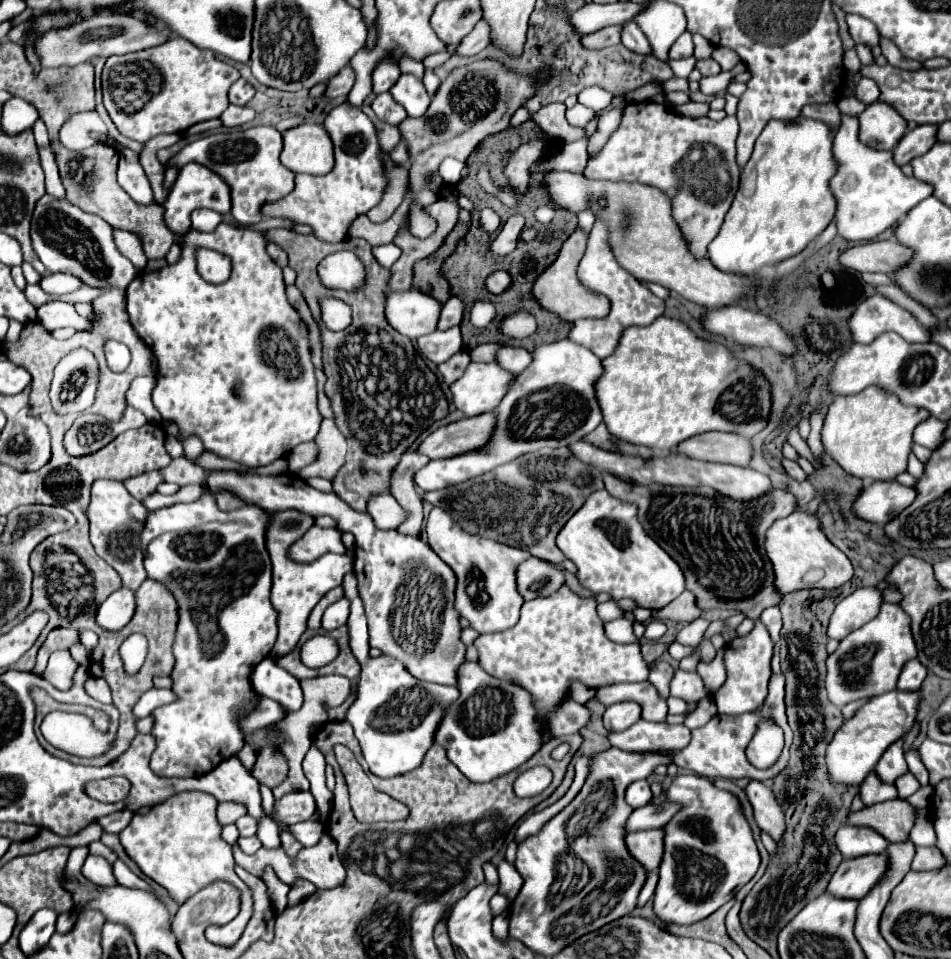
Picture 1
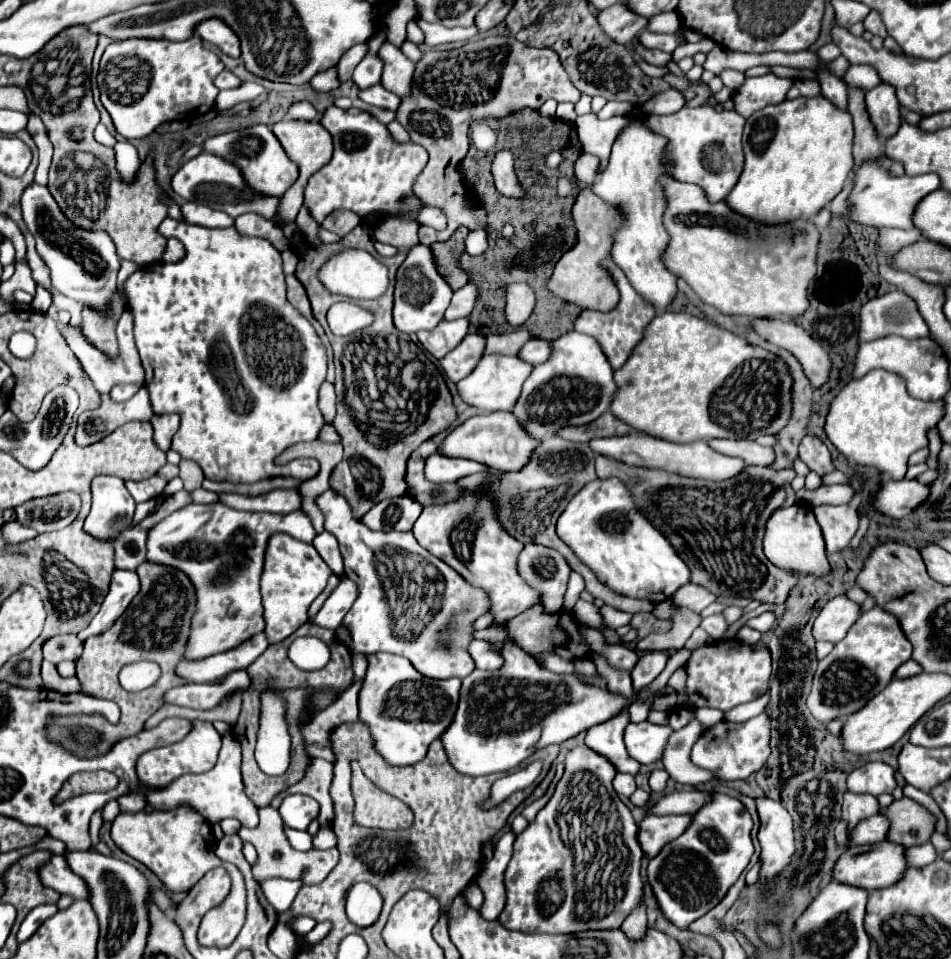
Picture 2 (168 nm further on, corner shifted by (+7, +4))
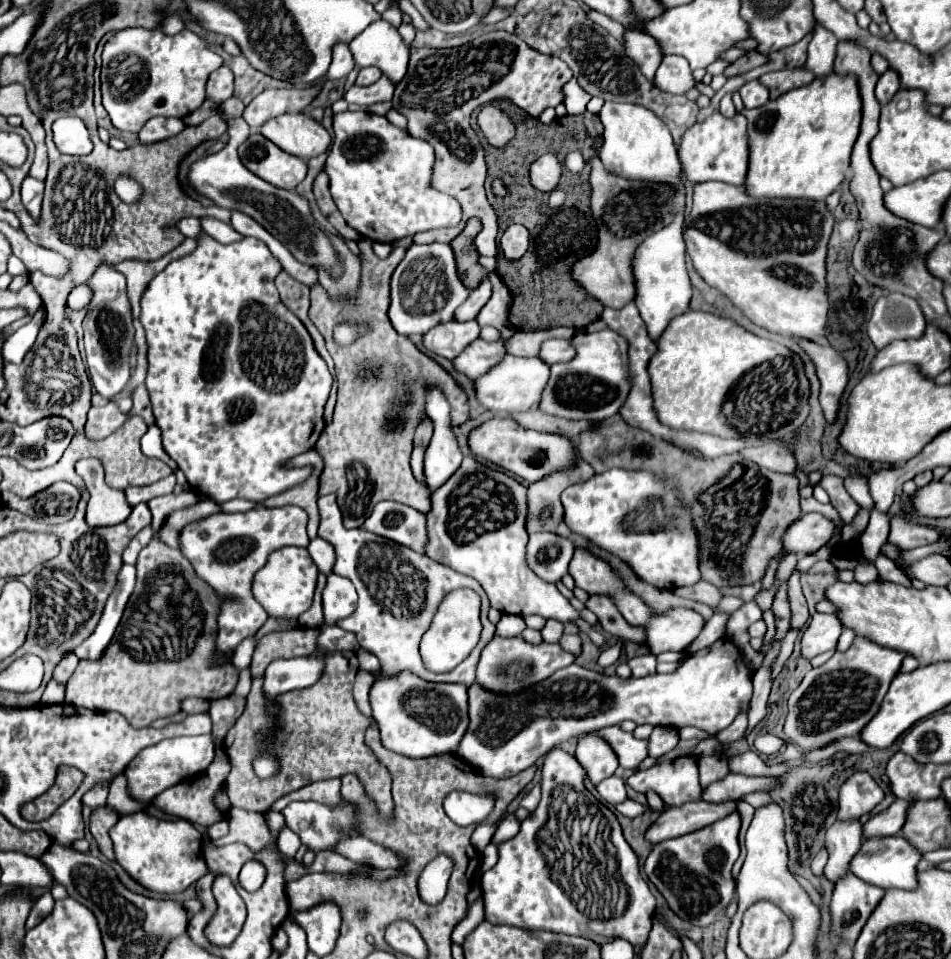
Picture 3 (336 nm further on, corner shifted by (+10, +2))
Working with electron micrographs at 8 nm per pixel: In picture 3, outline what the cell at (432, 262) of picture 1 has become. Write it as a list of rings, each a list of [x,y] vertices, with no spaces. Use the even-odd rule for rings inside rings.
[[[468,220],[466,228],[450,242],[456,258],[456,268],[460,274],[460,280],[466,288],[474,288],[480,284],[482,278],[486,278],[486,270],[478,264],[478,250],[474,246],[474,236],[480,230],[478,220]]]

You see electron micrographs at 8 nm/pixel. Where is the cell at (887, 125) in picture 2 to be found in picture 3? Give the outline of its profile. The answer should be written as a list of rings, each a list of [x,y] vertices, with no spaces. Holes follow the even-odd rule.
[[[886,70],[880,78],[878,78],[878,84],[876,84],[876,98],[880,104],[888,104],[892,100],[892,96],[900,90],[900,80],[898,80],[898,74],[894,70]]]

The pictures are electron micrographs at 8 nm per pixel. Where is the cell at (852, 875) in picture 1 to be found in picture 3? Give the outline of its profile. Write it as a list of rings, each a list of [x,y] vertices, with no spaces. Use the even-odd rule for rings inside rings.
[[[888,836],[888,838],[872,838],[866,840],[860,846],[860,852],[852,858],[848,872],[858,876],[860,880],[878,886],[878,888],[902,888],[902,890],[914,890],[918,886],[916,880],[916,864],[920,860],[920,852],[910,846],[902,836]]]

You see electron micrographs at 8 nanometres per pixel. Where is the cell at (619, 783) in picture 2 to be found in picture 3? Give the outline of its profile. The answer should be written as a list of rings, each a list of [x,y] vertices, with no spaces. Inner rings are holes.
[[[610,776],[610,778],[602,780],[596,788],[598,788],[600,796],[610,804],[618,804],[618,802],[626,800],[626,782],[618,776]]]

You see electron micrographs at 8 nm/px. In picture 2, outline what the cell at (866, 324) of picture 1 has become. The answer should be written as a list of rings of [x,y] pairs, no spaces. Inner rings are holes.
[[[899,290],[877,296],[861,308],[861,342],[889,334],[899,334],[903,338],[929,336],[929,328],[917,310],[917,304]]]

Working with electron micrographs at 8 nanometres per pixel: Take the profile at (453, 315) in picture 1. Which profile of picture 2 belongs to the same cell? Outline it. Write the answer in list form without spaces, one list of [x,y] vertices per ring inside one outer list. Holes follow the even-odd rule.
[[[469,282],[465,288],[457,290],[453,294],[451,306],[445,312],[445,320],[457,320],[457,318],[469,316],[477,304],[477,296],[479,296],[479,288],[473,282]]]

